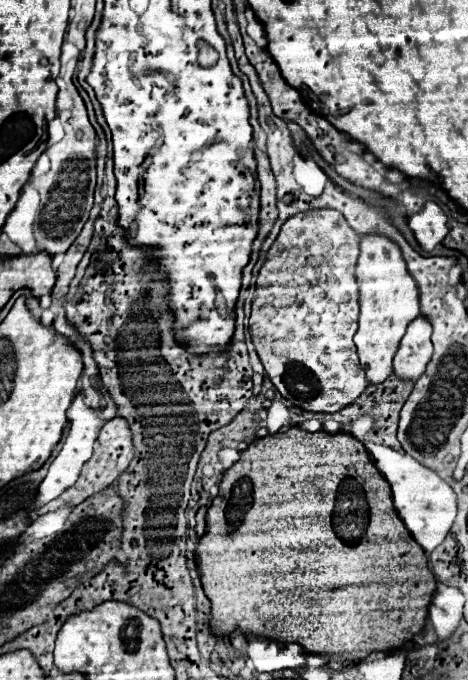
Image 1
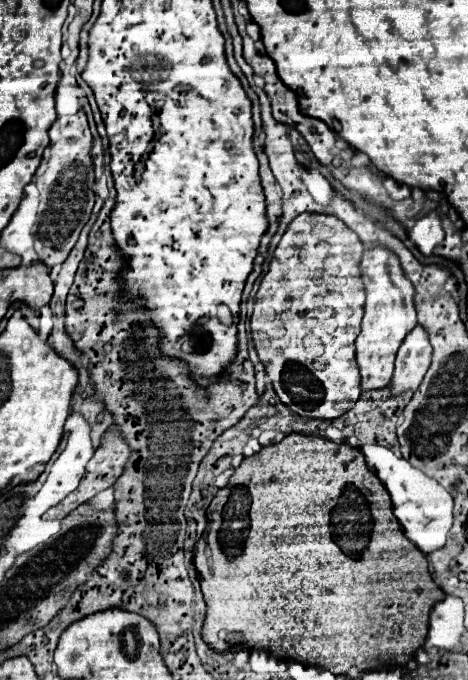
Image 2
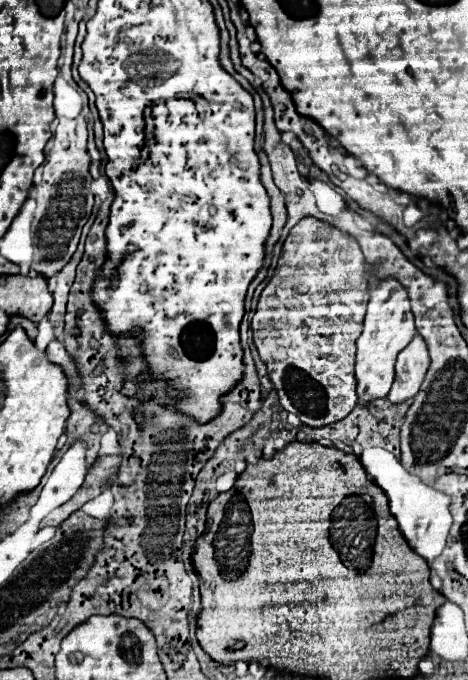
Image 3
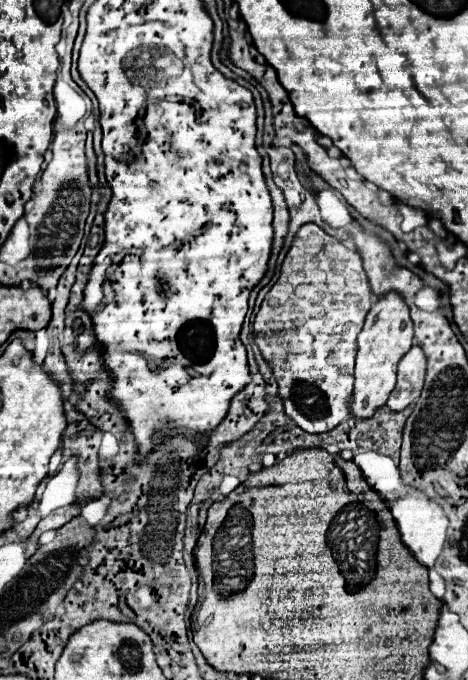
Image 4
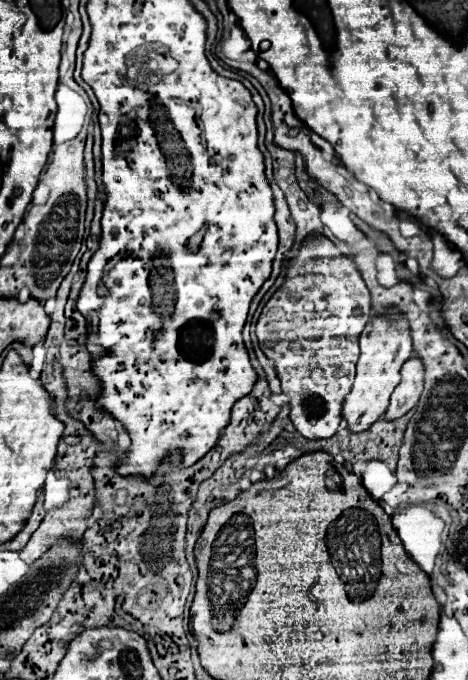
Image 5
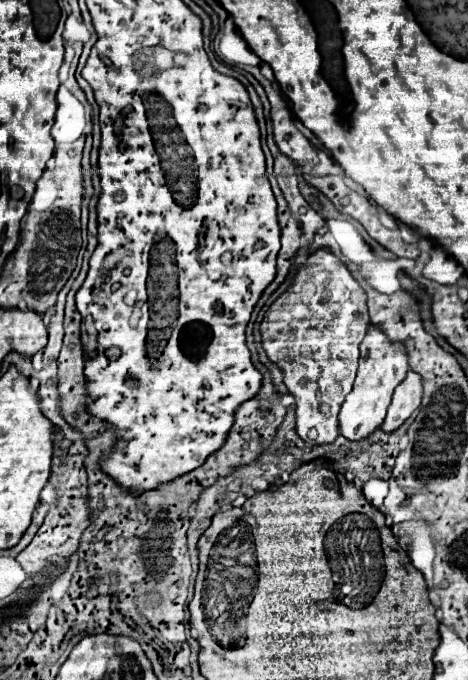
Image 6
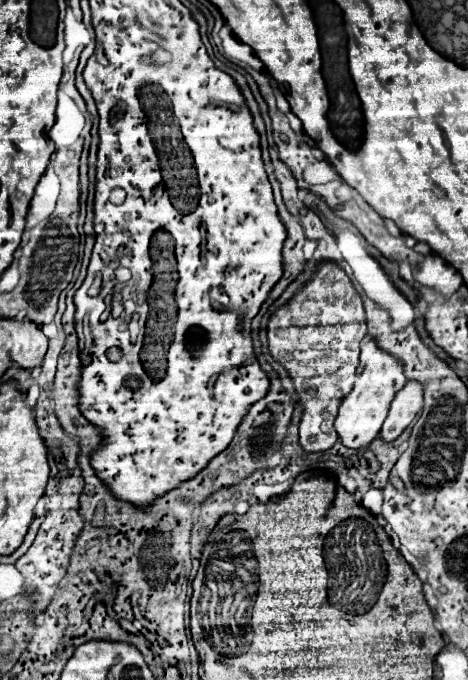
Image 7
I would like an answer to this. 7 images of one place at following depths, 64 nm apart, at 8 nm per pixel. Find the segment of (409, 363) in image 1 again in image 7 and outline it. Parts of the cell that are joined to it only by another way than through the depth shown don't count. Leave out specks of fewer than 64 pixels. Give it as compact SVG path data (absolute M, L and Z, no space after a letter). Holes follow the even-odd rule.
M408 382L404 386L404 390L400 390L396 394L396 400L392 402L390 414L382 426L380 438L384 442L396 440L410 426L410 422L416 418L416 414L420 410L422 410L422 388L420 388L420 384Z

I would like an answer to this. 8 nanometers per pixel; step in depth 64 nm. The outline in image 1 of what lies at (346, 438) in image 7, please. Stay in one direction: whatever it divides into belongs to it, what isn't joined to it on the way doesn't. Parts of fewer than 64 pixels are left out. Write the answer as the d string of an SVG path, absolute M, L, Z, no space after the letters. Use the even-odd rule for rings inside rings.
M362 236L356 278L360 284L360 328L354 336L354 344L366 380L370 384L382 384L392 374L392 358L408 324L420 314L418 288L406 270L400 248L386 236Z

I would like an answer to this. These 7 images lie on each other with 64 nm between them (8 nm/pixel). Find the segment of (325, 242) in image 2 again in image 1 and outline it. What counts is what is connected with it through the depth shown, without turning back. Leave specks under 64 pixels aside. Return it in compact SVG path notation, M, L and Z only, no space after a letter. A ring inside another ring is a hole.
M306 210L288 218L256 280L250 336L274 388L292 406L334 414L354 404L366 380L352 336L358 330L356 260L360 236L336 210Z

